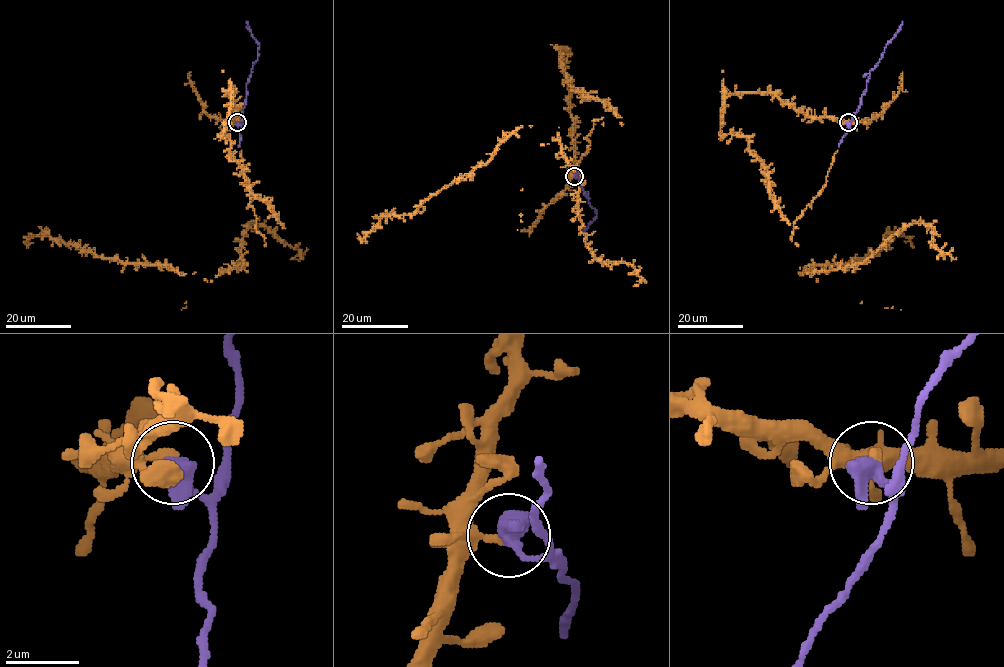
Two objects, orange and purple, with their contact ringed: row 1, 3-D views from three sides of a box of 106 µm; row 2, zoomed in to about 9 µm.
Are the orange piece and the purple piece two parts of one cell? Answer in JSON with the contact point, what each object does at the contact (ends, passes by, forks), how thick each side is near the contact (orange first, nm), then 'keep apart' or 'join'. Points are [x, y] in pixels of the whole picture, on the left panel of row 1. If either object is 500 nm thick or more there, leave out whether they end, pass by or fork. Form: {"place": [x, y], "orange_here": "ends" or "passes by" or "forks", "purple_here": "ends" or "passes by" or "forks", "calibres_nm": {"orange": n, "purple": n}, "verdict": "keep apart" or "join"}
{"place": [237, 122], "orange_here": "ends", "purple_here": "passes by", "calibres_nm": {"orange": 280, "purple": 440}, "verdict": "join"}

